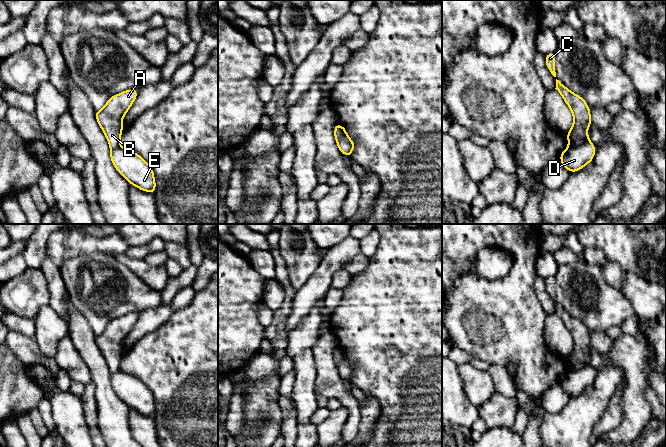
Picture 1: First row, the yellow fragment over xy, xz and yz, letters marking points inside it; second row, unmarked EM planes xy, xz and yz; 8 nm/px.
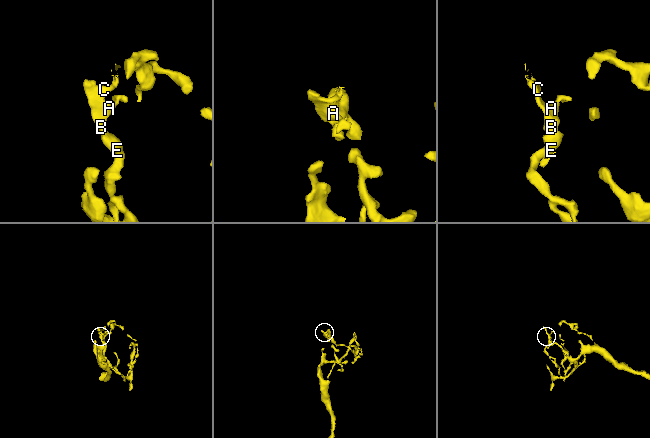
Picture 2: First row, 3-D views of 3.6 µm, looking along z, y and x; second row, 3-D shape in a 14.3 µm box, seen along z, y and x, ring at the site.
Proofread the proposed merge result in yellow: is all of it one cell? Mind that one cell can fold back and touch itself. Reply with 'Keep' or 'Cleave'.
Cleave

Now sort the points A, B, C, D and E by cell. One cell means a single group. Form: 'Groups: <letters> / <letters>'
Groups: A B C / D E

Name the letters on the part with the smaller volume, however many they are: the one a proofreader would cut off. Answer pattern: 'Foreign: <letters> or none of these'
Foreign: A, B, C

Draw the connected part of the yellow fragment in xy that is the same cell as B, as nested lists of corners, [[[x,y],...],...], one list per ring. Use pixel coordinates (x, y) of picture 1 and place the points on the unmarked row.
[[[137,313],[126,314],[110,321],[100,335],[95,335],[96,344],[105,358],[111,374],[120,370],[120,361],[124,354],[122,343],[137,319]]]

